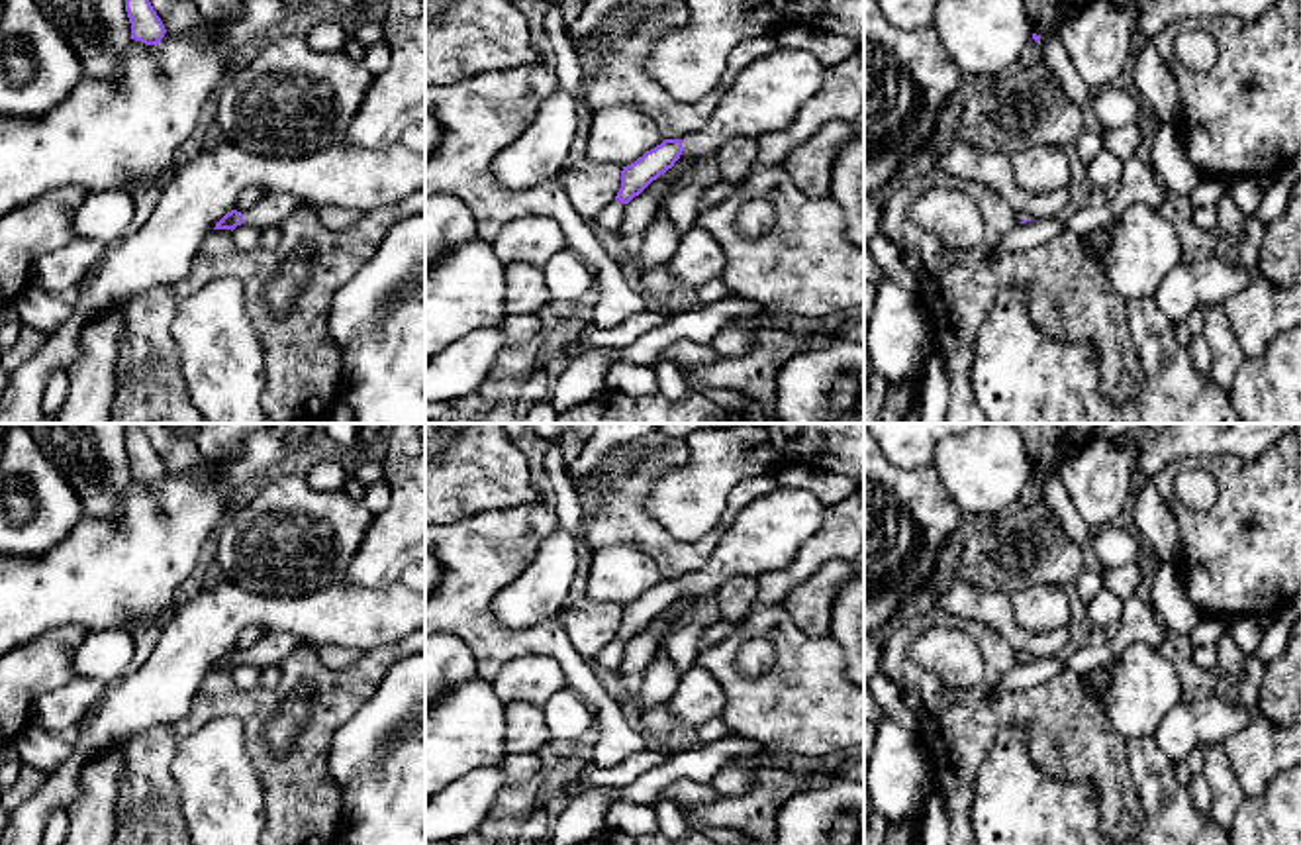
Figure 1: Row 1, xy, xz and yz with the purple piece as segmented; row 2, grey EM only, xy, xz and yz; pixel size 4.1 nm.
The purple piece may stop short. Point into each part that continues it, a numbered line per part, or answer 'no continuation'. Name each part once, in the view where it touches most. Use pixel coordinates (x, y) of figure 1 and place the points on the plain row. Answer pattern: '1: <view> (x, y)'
1: xz (769, 532)

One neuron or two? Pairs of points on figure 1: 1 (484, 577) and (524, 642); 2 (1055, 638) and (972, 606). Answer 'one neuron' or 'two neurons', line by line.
1: one neuron
2: one neuron

